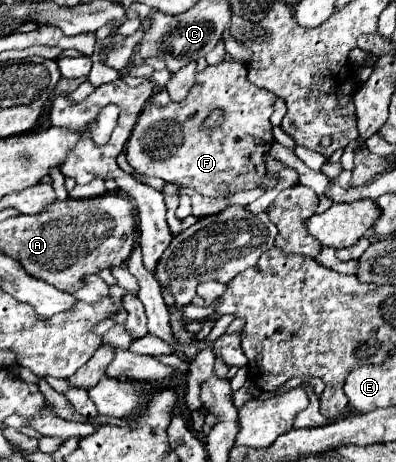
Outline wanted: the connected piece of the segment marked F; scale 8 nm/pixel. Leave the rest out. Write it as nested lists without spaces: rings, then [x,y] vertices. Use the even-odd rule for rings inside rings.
[[[220,62],[214,66],[206,66],[206,70],[196,74],[196,84],[190,94],[182,102],[172,102],[166,90],[158,90],[144,106],[138,116],[138,122],[132,130],[132,136],[126,144],[128,164],[142,176],[158,176],[166,182],[182,184],[184,188],[192,188],[202,196],[218,196],[218,188],[226,184],[226,190],[252,190],[266,176],[266,154],[270,152],[272,124],[270,114],[274,112],[274,94],[266,92],[246,80],[246,66],[240,62]],[[218,108],[224,114],[220,126],[204,128],[204,120],[210,112]]]

